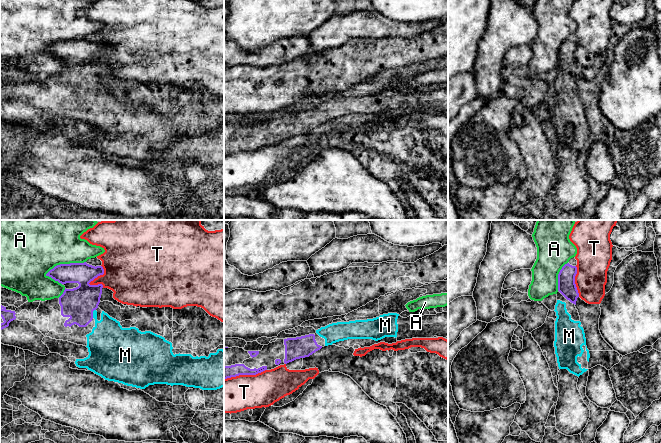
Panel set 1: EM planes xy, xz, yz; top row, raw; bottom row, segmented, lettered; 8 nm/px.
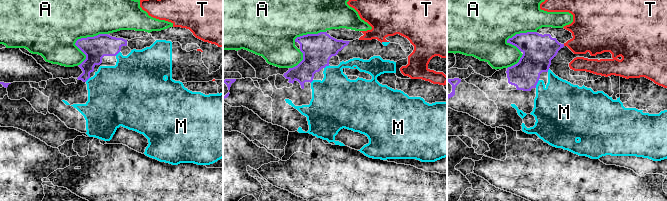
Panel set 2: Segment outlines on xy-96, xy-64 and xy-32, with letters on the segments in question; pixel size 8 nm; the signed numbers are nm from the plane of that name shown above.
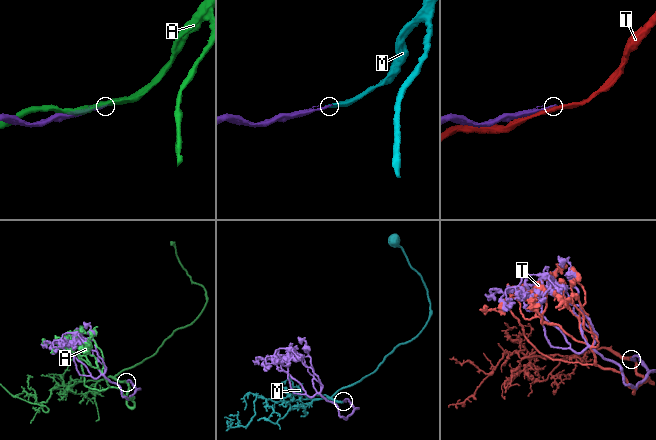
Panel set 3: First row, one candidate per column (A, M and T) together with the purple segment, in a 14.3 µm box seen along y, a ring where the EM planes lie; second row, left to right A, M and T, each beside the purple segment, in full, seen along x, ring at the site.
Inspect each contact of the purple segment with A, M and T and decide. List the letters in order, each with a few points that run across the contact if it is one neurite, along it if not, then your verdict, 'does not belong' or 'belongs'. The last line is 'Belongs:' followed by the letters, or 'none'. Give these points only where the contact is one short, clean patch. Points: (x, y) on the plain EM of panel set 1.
A: does not belong
M: line xy (78, 79), (86, 87), (92, 89), (108, 115); belongs
T: does not belong
Belongs: M

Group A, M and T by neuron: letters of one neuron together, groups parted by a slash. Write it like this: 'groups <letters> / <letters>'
groups A / M / T

